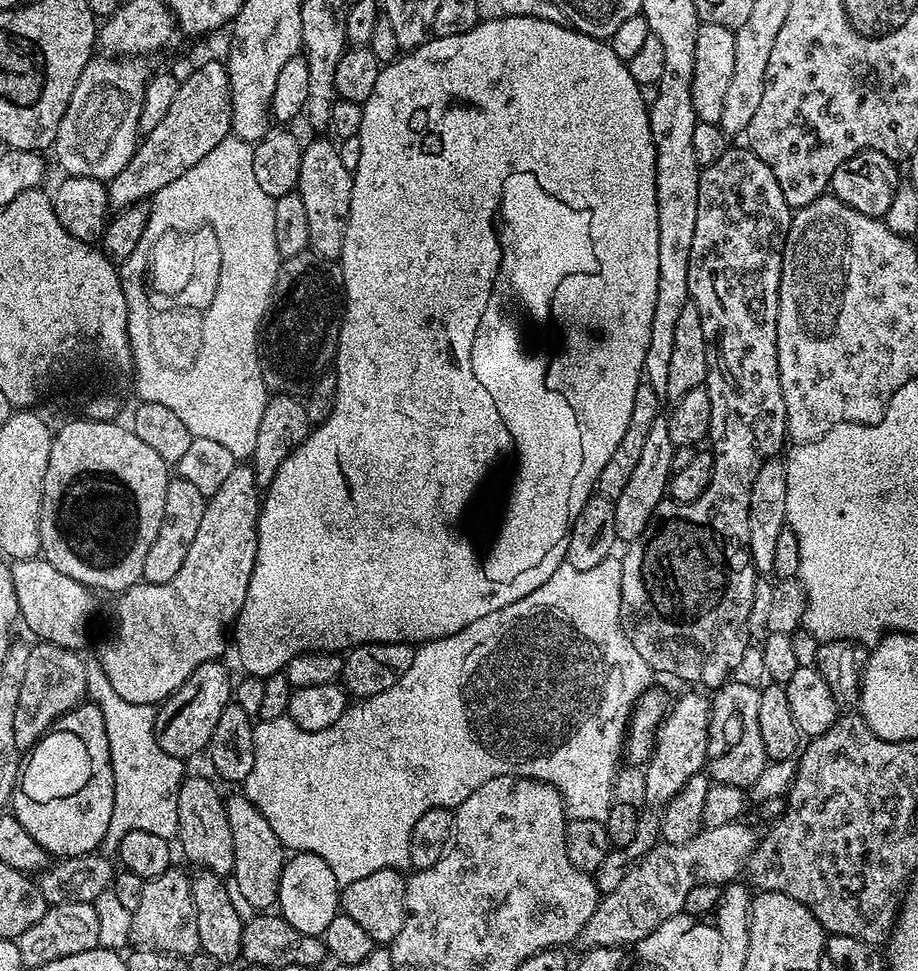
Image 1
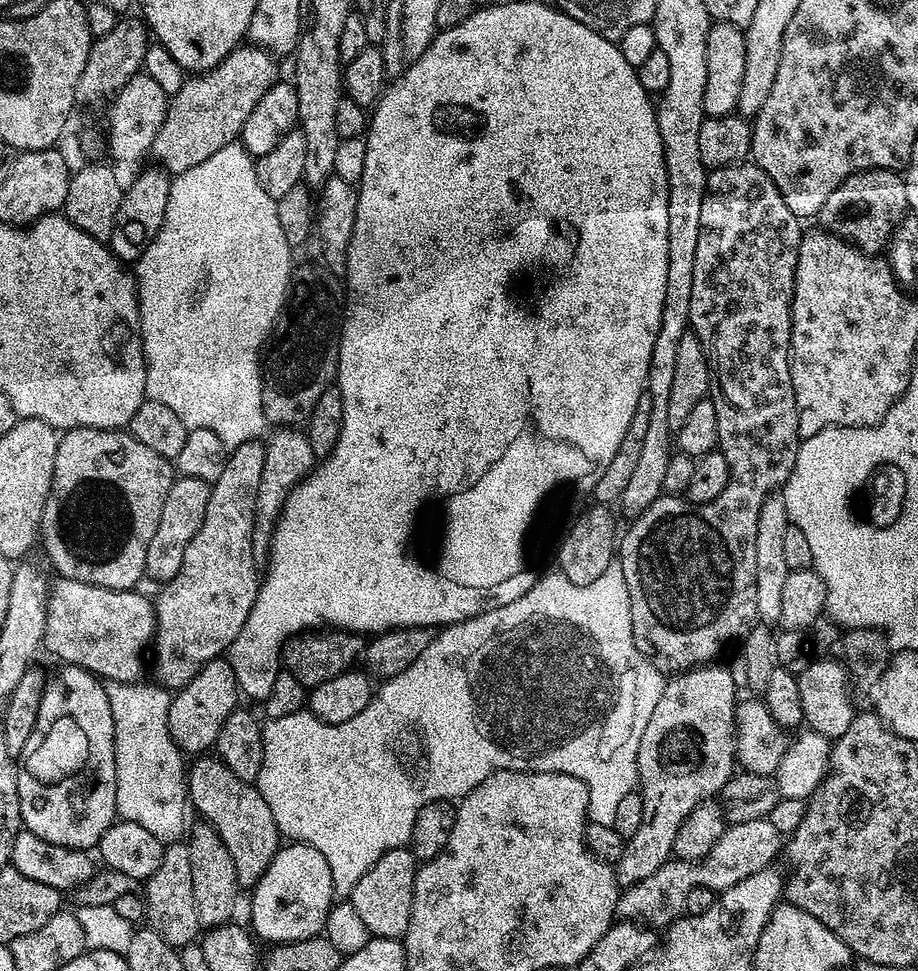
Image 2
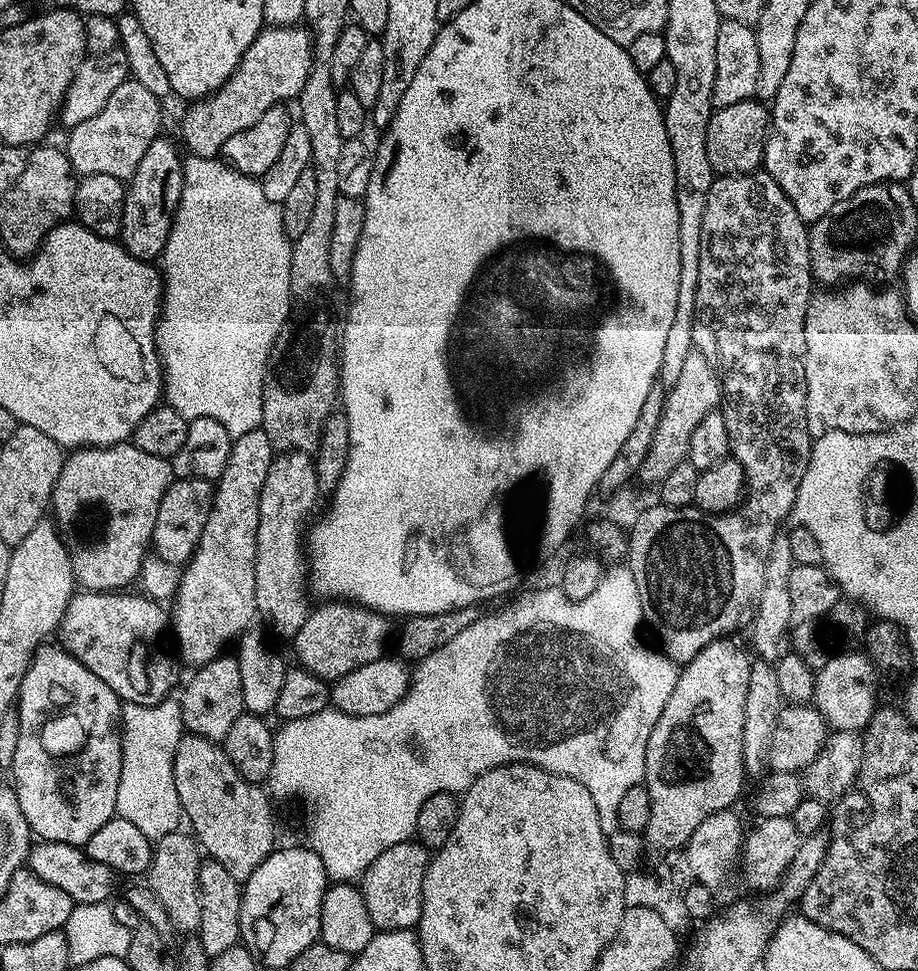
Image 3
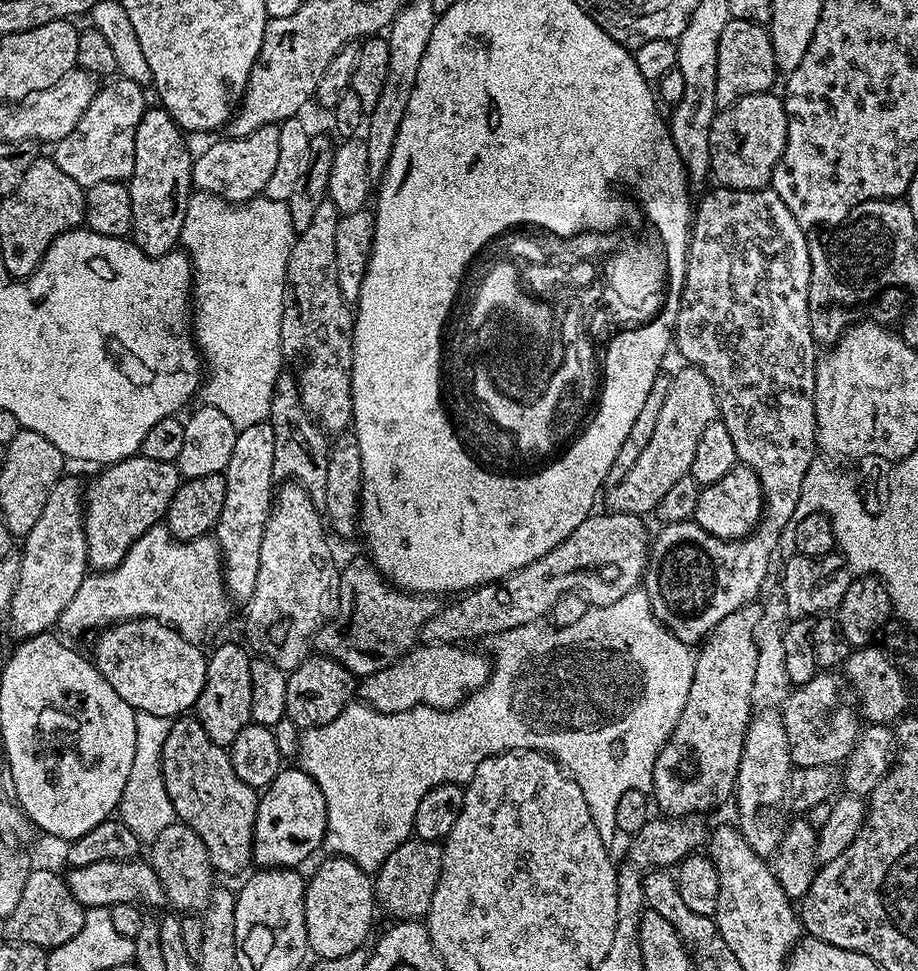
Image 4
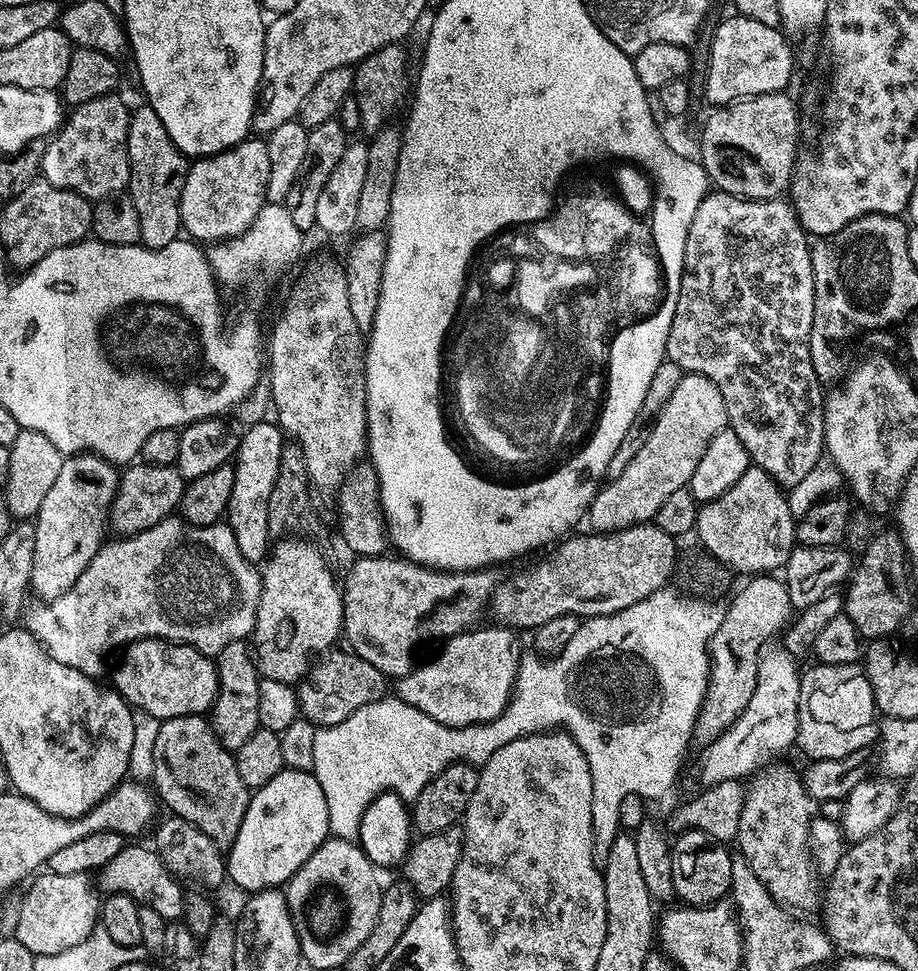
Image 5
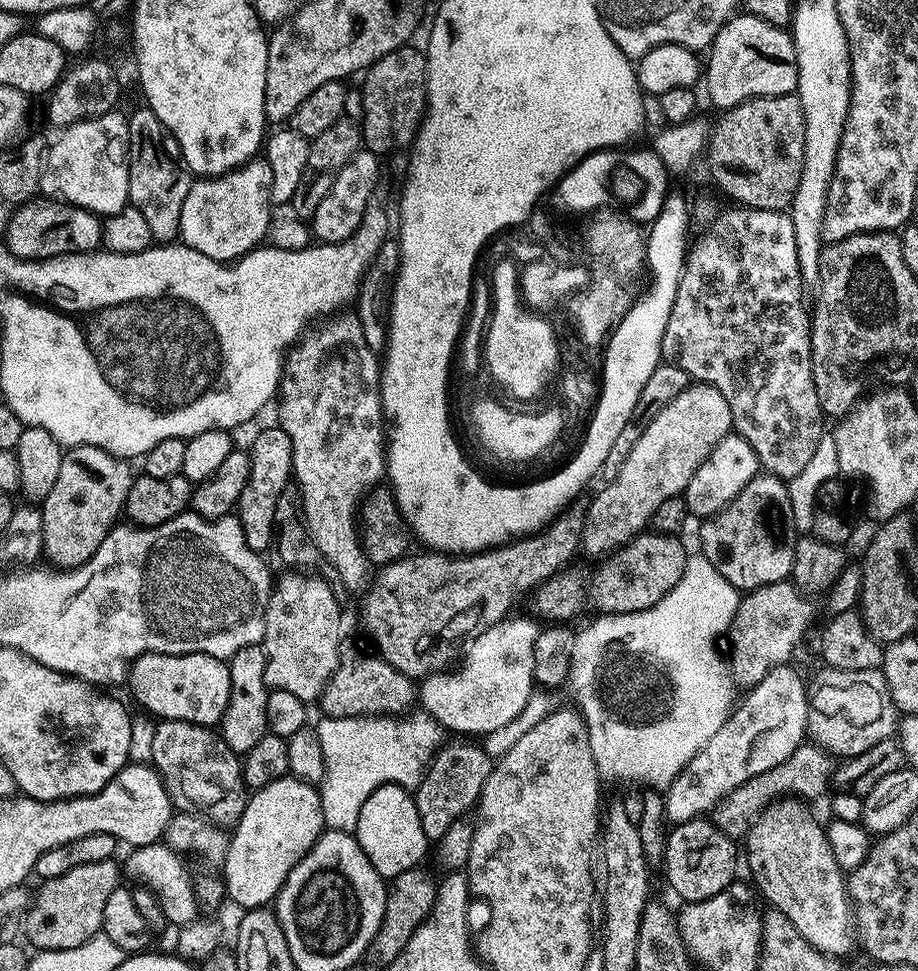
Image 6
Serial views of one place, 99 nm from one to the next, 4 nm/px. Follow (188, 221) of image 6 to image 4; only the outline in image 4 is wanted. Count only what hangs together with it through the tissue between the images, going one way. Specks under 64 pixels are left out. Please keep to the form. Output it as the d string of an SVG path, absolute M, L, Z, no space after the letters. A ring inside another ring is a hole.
M267 124L254 134L242 138L223 138L212 144L204 153L197 155L192 162L192 183L199 191L209 192L211 196L220 196L233 204L242 204L246 200L255 200L263 193L274 166L278 163L278 127Z

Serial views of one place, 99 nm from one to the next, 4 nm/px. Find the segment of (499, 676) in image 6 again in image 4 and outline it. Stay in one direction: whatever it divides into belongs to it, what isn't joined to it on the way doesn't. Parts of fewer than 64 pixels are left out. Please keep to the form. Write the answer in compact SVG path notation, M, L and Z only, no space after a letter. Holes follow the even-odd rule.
M426 644L407 652L398 662L386 666L386 670L378 670L374 674L363 677L358 684L358 696L369 708L382 714L398 714L411 708L457 708L468 696L472 695L488 680L490 660L487 655L479 656L471 652L471 647L459 644Z

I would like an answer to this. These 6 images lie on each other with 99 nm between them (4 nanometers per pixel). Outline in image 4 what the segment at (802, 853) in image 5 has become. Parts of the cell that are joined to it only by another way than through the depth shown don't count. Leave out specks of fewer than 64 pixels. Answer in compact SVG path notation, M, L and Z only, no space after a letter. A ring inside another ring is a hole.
M761 707L748 721L734 793L735 827L739 828L742 838L750 842L750 850L754 850L759 856L775 857L780 851L784 833L788 831L790 816L787 811L780 812L780 804L782 808L793 767L783 715L775 707Z

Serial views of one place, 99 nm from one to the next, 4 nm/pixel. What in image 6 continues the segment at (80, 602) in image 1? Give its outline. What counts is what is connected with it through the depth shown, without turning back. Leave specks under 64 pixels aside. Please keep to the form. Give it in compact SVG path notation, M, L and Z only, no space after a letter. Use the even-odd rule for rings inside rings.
M157 652L142 654L128 669L126 684L132 687L133 698L145 708L141 709L160 720L216 726L224 717L226 702L230 698L227 663L201 652L177 656Z

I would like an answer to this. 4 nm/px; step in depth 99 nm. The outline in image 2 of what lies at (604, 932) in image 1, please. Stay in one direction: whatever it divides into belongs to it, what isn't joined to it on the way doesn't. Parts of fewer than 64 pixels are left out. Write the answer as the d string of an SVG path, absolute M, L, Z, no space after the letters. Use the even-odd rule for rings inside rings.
M768 819L728 824L722 838L701 860L678 860L670 858L650 878L642 878L634 886L623 889L620 901L616 903L616 916L620 920L631 920L653 930L667 929L673 920L684 912L686 894L695 888L708 888L711 892L722 893L730 886L758 874L758 870L769 867L772 860L782 852L782 835Z

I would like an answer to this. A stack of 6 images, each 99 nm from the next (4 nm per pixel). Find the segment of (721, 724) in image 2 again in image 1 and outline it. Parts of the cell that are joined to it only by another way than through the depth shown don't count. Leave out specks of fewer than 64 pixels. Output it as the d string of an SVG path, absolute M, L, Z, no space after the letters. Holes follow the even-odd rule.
M684 690L677 700L671 701L668 713L656 731L656 742L652 746L652 754L643 765L644 771L644 808L640 812L640 829L625 848L613 847L611 852L602 858L602 866L594 874L596 889L607 894L618 890L622 878L626 878L629 868L637 860L646 855L652 847L660 840L660 815L664 807L678 794L678 790L694 774L704 772L708 759L708 727L712 717L712 705L709 697L700 690Z

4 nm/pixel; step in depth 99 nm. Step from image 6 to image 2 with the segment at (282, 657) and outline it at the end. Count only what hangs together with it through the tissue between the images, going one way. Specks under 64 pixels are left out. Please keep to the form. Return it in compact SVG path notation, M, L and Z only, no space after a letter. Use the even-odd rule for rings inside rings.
M280 426L273 432L276 433L272 437L269 435L264 444L262 482L258 482L256 517L254 518L254 530L252 531L252 553L257 565L260 566L267 565L268 554L272 551L272 531L276 528L276 520L284 509L286 498L314 467L310 442L303 431L292 426Z

